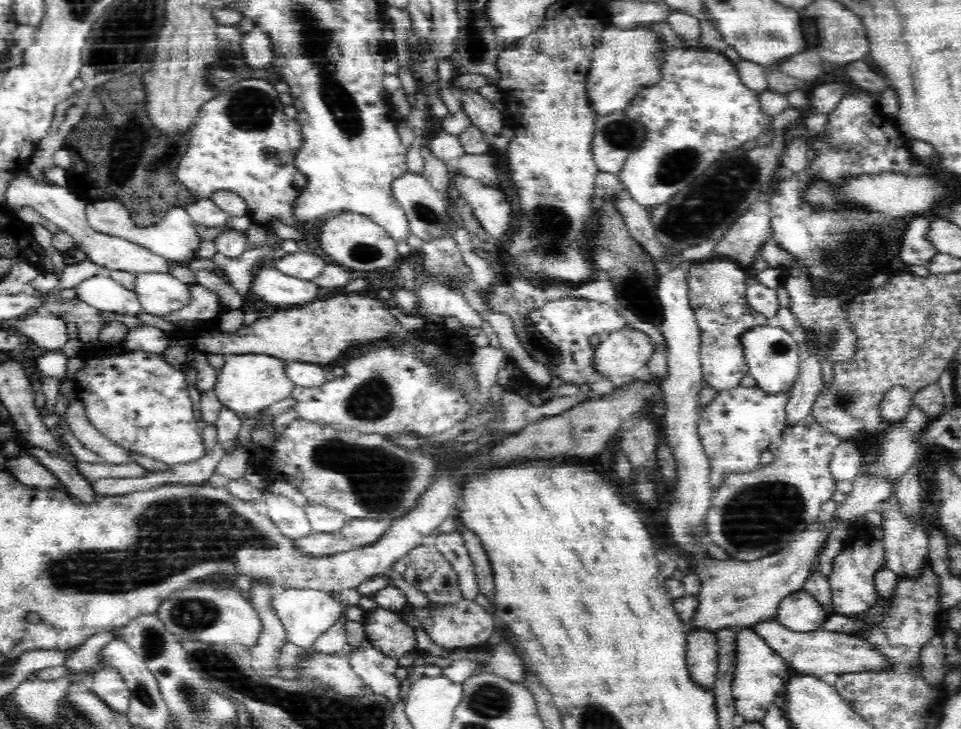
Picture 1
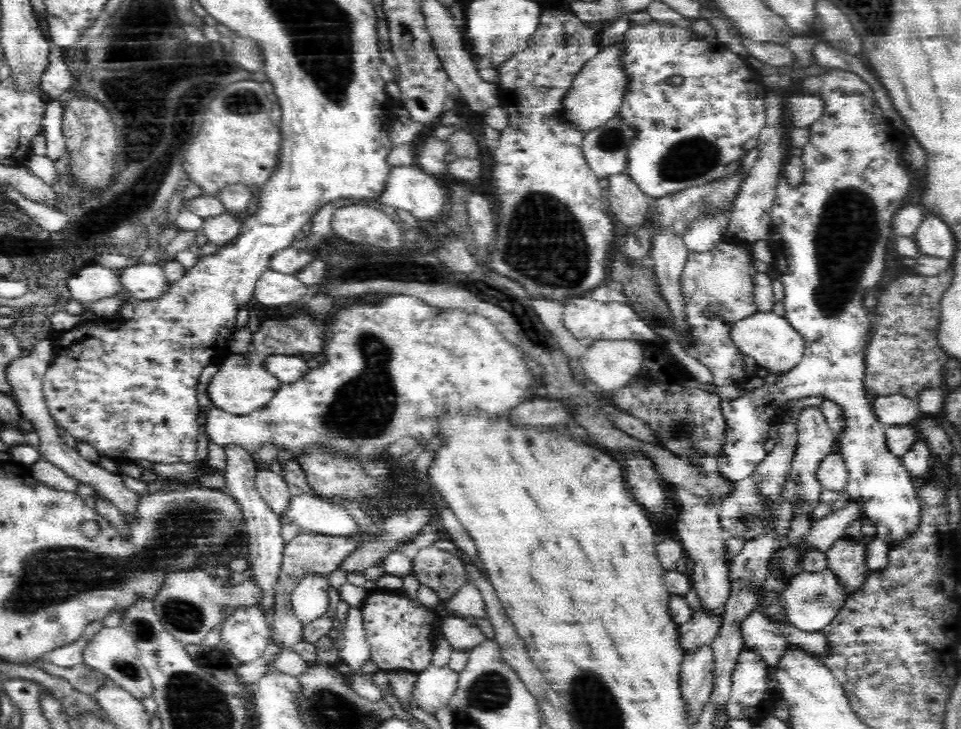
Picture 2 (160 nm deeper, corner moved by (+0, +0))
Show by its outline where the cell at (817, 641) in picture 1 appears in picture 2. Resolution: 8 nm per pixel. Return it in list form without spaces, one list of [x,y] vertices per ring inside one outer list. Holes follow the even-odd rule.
[[[752,612],[743,618],[741,633],[744,646],[755,652],[764,662],[774,665],[778,659],[785,653],[786,649],[802,649],[818,659],[823,659],[828,653],[828,639],[821,631],[806,632],[797,629],[789,622],[778,622],[777,620],[768,620],[762,612]]]

